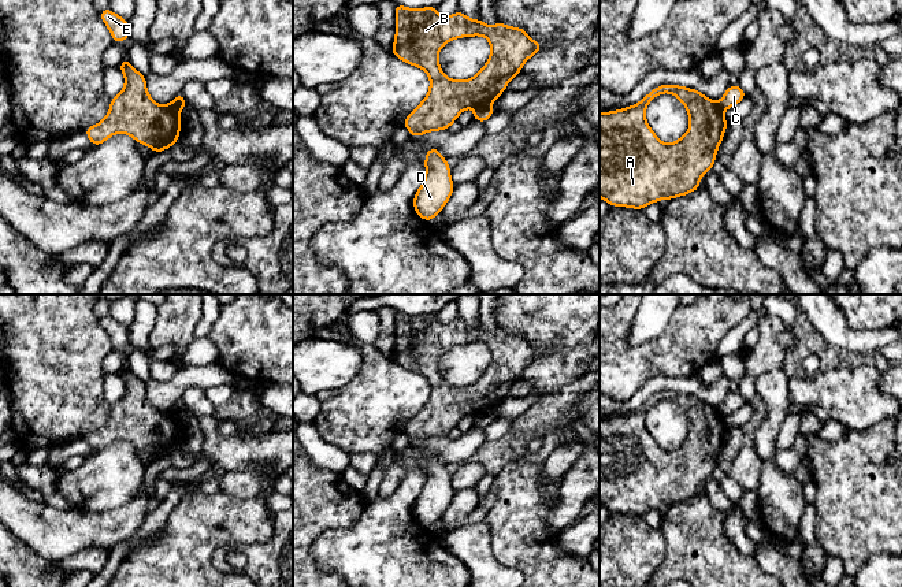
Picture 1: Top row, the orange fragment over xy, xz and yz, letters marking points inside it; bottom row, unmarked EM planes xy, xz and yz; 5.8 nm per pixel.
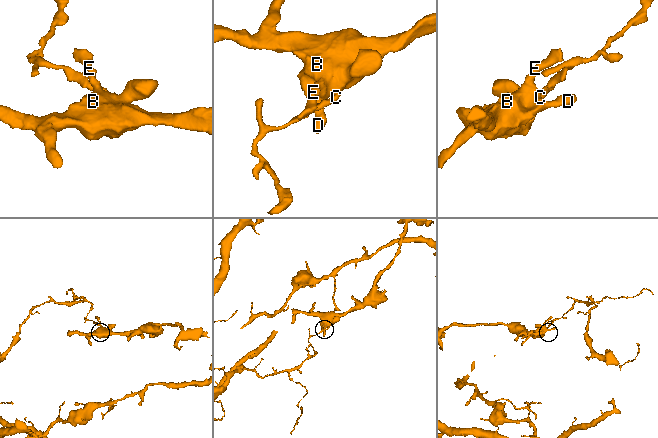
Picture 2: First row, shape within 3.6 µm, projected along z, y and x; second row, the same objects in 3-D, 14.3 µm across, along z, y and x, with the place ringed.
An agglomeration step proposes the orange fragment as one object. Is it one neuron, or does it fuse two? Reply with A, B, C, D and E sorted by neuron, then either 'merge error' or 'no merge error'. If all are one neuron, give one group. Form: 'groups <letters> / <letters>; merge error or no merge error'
groups A B D E / C; merge error

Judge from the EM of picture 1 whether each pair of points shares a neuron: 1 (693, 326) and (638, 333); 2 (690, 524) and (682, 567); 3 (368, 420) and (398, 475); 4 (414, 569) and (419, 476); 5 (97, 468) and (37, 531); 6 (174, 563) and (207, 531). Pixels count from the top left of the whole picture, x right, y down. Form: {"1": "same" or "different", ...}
{"1": "different", "2": "same", "3": "different", "4": "same", "5": "different", "6": "same"}

